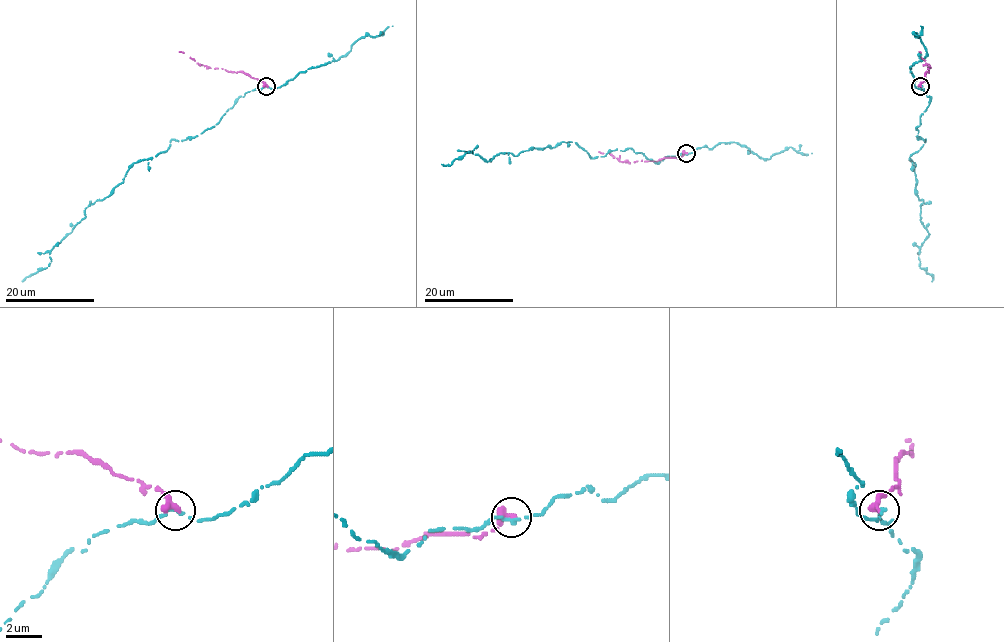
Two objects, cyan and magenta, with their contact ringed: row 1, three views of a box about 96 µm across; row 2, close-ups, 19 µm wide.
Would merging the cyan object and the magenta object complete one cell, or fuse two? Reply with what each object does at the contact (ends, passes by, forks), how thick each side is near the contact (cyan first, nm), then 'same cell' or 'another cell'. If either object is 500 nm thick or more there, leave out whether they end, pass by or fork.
cyan ends | magenta ends | 280/440 nm | another cell

